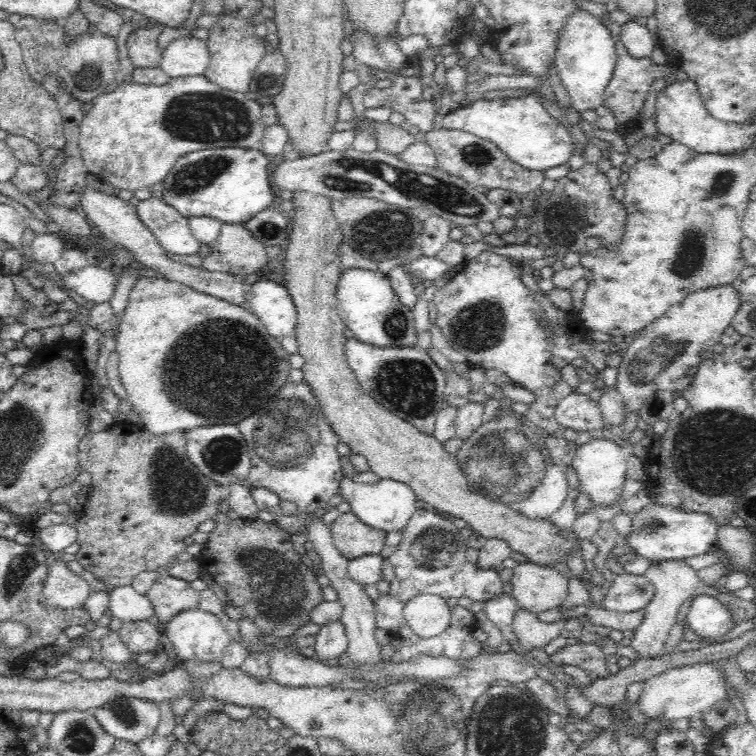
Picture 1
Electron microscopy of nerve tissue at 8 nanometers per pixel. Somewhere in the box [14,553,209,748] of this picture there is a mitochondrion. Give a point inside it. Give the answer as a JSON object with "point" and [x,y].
{"point":[126,716]}

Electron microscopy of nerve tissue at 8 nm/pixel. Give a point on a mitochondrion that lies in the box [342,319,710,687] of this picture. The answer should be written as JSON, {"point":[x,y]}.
{"point":[505,466]}

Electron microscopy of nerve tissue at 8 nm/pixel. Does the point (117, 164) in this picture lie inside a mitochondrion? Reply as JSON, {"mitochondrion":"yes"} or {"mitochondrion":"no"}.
{"mitochondrion":"no"}

